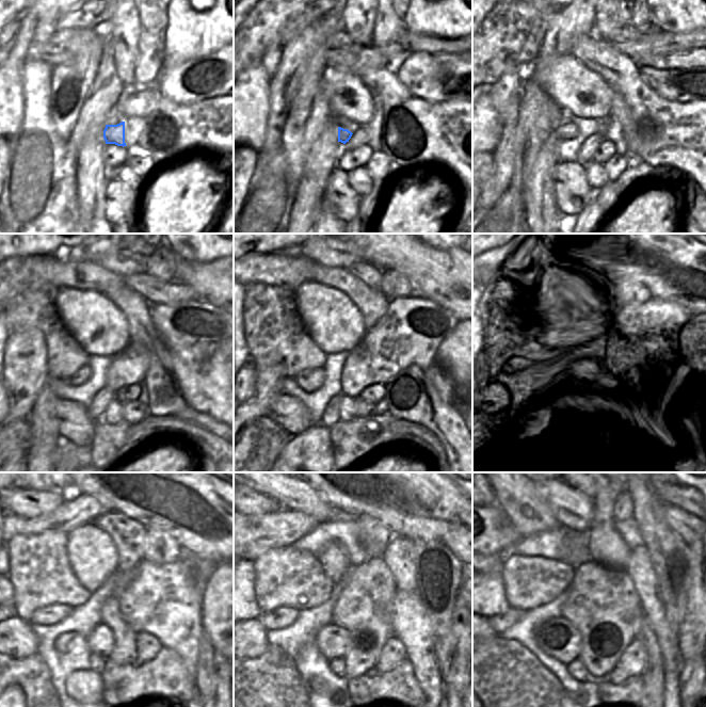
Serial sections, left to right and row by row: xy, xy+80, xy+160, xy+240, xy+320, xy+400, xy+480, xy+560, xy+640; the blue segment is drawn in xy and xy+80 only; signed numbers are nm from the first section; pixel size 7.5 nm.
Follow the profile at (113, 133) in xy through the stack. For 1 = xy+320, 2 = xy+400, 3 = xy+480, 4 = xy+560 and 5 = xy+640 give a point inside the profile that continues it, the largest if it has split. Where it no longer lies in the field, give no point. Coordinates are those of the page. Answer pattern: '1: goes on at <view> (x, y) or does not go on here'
1: goes on at xy+320 (309, 380)
2: goes on at xy+400 (544, 374)
3: goes on at xy+480 (51, 614)
4: goes on at xy+560 (283, 616)
5: goes on at xy+640 (500, 623)

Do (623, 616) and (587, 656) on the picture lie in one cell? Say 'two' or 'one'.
one

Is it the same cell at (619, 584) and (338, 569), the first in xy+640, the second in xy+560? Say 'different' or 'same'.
different

